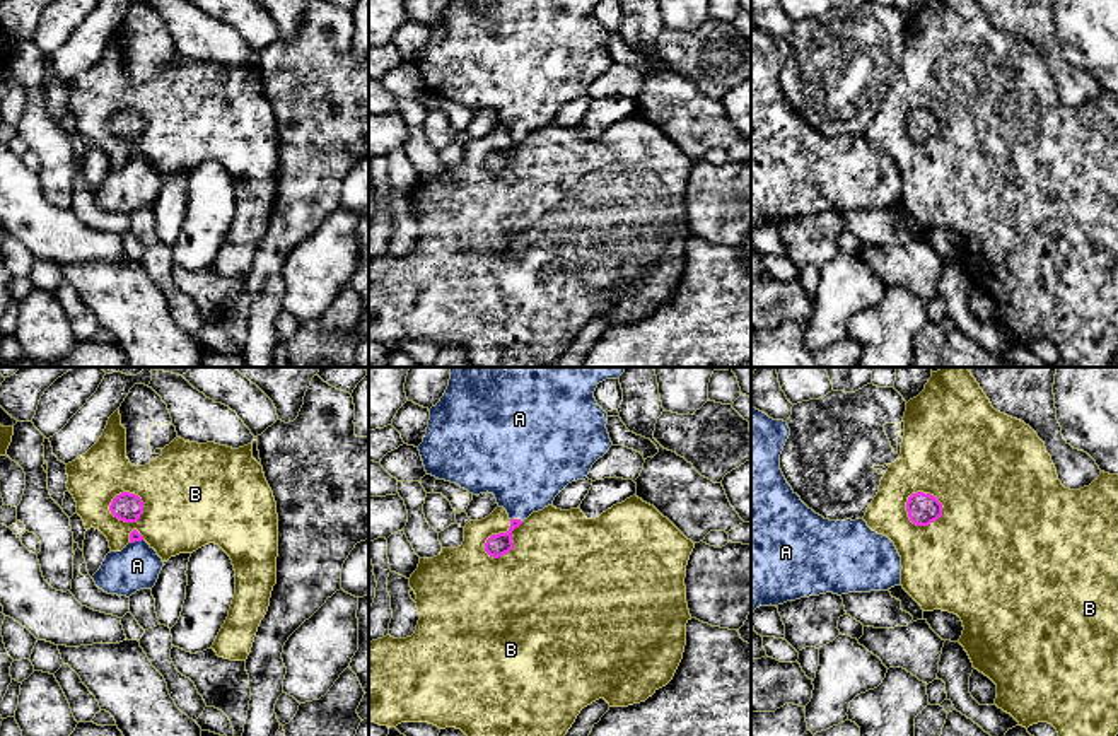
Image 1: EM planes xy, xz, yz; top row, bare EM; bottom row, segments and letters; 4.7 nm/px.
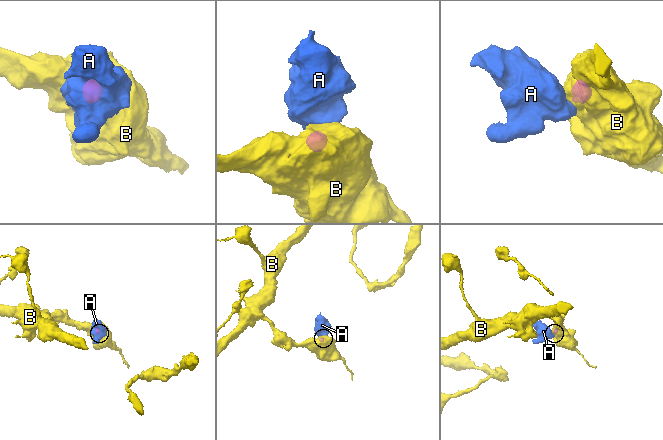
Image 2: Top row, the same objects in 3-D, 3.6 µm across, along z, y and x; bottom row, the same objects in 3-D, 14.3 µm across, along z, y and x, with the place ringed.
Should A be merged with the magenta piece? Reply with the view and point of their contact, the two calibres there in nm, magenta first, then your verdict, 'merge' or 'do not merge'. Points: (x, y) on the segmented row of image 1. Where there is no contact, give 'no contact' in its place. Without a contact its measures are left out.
meets magenta in xz at (516, 519); 110 nm thick on the magenta side, 380 nm on the other; merge

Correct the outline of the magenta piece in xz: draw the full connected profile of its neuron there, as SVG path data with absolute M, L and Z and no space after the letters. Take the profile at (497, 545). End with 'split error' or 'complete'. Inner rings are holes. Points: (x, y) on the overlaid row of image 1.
M451 367L449 386L440 401L432 406L430 420L423 442L418 446L427 475L459 485L473 495L493 494L498 507L504 507L510 519L507 533L492 534L485 543L485 552L498 558L514 548L512 531L522 524L533 512L551 505L555 497L572 482L585 480L592 464L603 458L613 446L606 423L608 413L597 405L594 391L606 379L618 379L625 367Z; split error

